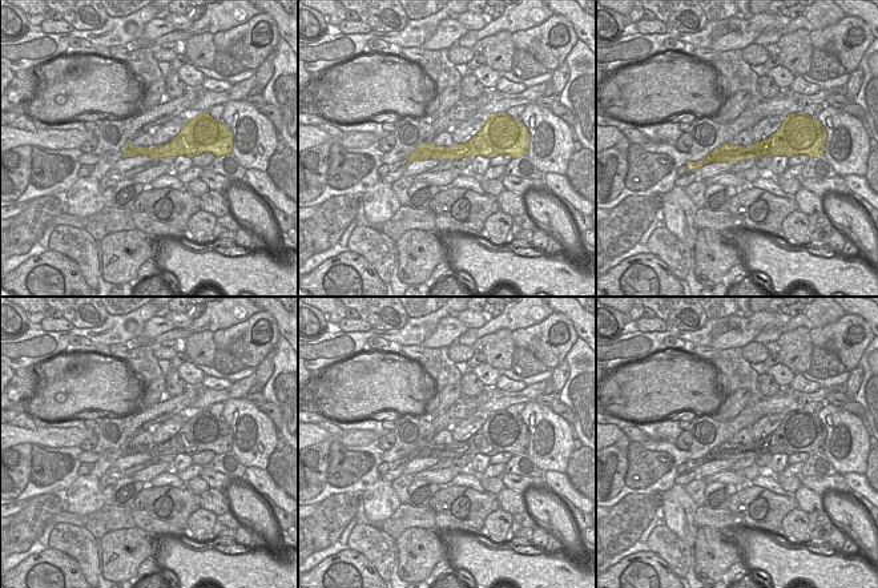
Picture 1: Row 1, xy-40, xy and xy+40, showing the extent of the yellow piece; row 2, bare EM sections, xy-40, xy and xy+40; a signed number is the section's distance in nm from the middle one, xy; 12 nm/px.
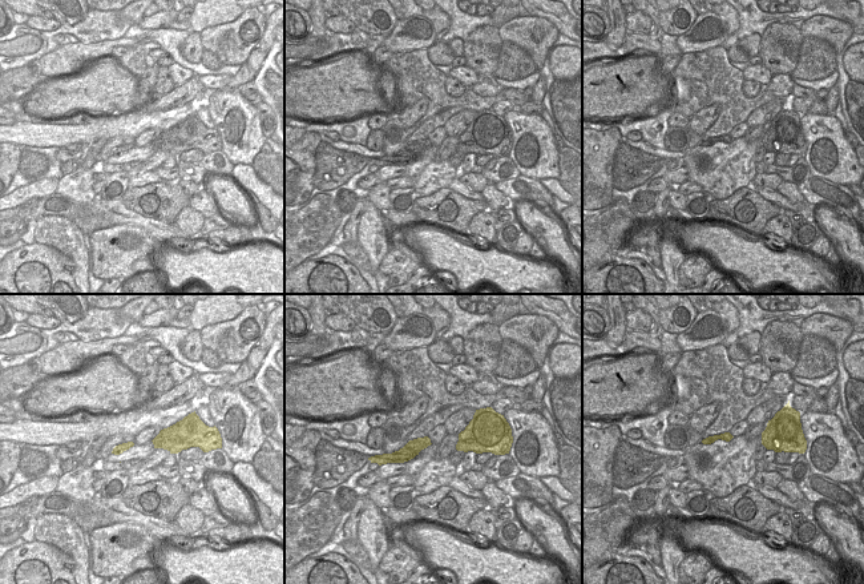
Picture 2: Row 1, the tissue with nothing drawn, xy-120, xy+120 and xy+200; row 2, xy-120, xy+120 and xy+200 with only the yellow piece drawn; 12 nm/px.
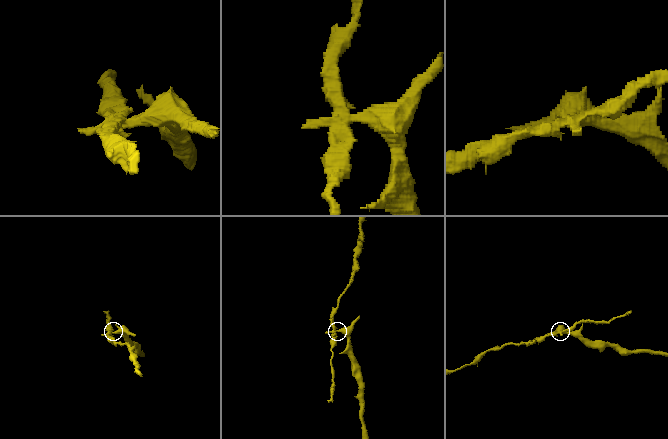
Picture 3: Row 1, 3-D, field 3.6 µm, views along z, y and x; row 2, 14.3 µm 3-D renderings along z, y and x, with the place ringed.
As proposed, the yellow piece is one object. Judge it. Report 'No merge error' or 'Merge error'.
Merge error.

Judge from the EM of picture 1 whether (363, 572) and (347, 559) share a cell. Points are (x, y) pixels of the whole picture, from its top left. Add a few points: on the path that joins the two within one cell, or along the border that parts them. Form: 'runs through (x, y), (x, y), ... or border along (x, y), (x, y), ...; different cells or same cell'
runs through (359, 570), (351, 563); same cell

